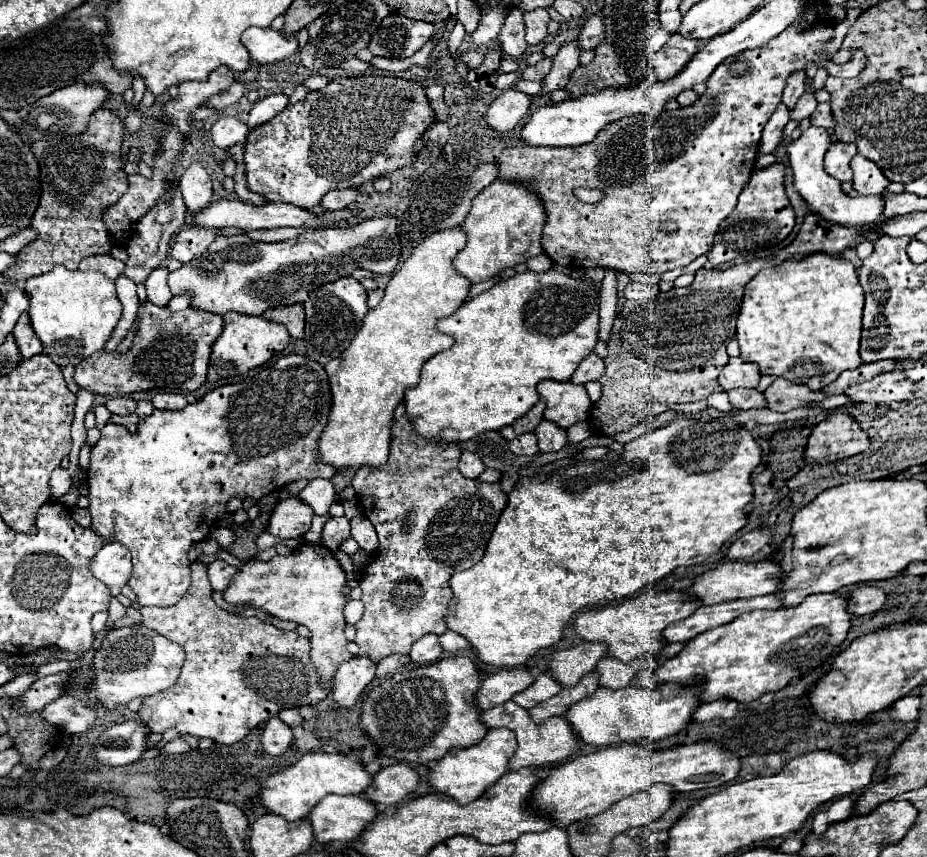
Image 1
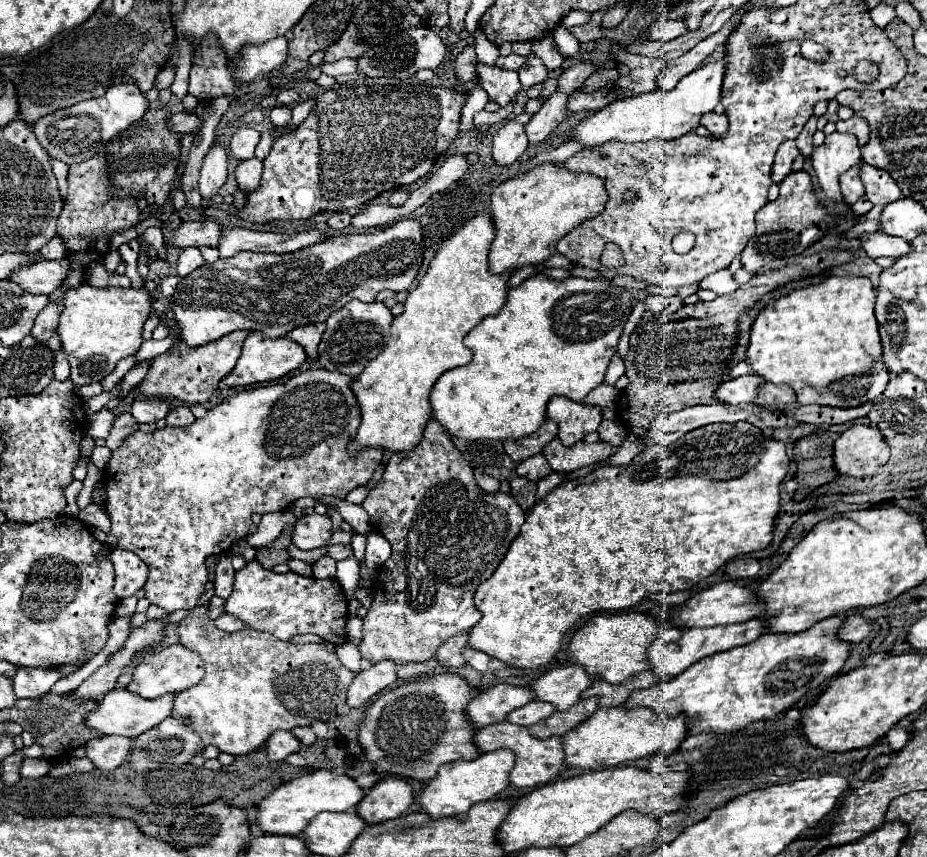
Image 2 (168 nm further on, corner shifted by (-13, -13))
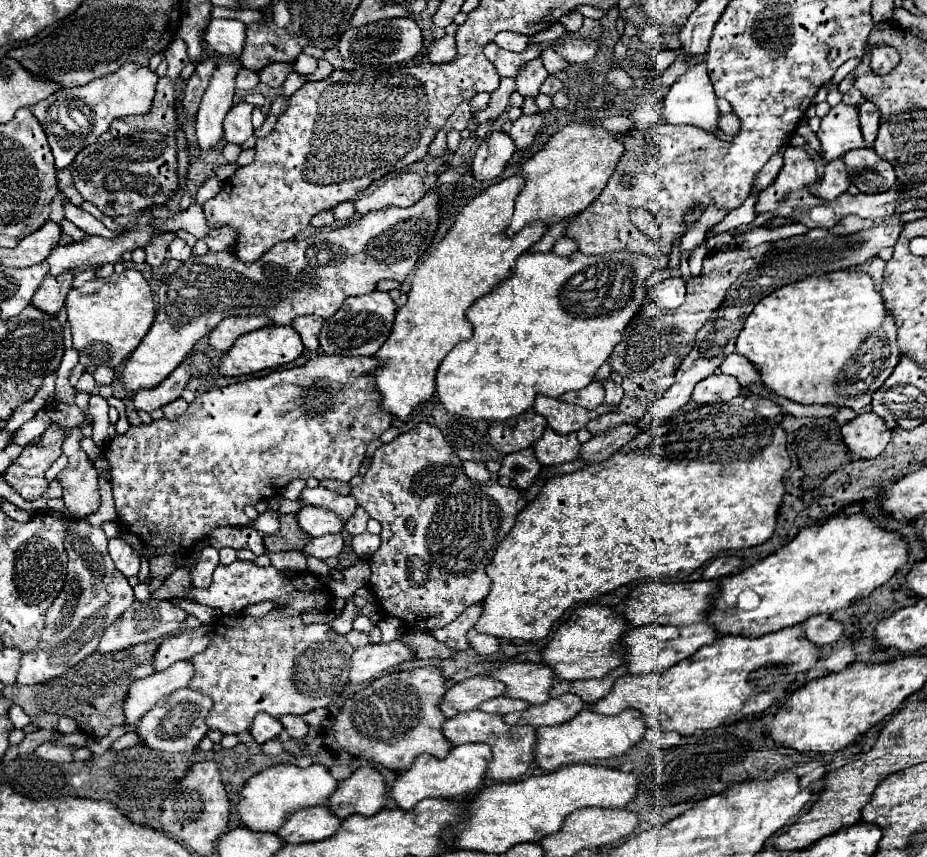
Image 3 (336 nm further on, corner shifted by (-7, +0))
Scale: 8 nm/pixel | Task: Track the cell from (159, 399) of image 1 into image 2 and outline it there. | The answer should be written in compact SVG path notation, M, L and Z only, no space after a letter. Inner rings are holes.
M174 407L168 415L166 415L166 423L172 425L172 427L186 427L186 425L192 425L196 421L196 417L192 415L190 407Z

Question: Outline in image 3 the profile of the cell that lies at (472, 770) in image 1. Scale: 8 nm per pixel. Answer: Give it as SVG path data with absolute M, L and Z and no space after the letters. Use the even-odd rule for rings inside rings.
M488 744L454 746L452 752L442 760L422 754L420 760L416 760L410 770L398 776L398 780L392 786L392 796L400 808L412 810L424 798L456 798L470 794L484 782L490 760L492 760L492 750L488 748Z

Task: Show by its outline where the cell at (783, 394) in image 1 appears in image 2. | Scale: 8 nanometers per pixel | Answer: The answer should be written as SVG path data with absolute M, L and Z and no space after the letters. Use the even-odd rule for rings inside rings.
M764 381L758 389L754 403L762 407L774 407L774 405L788 405L796 401L794 401L794 391L788 385L774 385L774 383Z

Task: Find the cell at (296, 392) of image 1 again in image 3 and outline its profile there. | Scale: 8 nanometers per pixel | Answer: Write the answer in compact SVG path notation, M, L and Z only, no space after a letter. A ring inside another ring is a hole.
M320 354L312 360L308 360L302 366L294 366L294 368L284 368L284 370L276 370L268 376L262 378L250 378L244 382L236 382L230 386L222 386L222 388L212 388L208 392L204 392L202 396L198 396L186 410L184 416L180 416L178 420L168 420L168 418L160 418L160 420L152 420L150 424L140 424L140 426L130 426L126 434L116 434L106 450L104 456L108 460L110 466L110 484L114 490L114 502L116 502L116 512L118 512L118 524L124 526L126 530L130 530L132 534L136 534L144 546L154 548L158 556L150 558L150 580L166 580L174 570L178 570L176 560L178 556L186 550L190 552L194 548L196 542L204 540L210 536L212 530L220 528L220 526L250 526L250 518L244 514L244 508L248 504L256 504L258 500L270 500L274 494L280 494L280 490L292 482L294 478L316 478L316 480L326 480L326 478L334 478L340 482L350 482L354 476L358 476L360 464L366 456L366 448L372 440L380 438L390 426L392 426L392 416L388 420L388 414L380 410L380 392L376 390L374 384L374 368L376 368L376 360L372 356L360 356L360 358L348 358L348 356L328 356L328 354Z

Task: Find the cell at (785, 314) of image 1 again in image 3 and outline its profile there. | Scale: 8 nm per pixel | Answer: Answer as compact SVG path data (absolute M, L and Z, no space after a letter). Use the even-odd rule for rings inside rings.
M840 270L820 278L804 278L762 298L744 322L736 340L736 352L760 368L764 386L778 396L800 404L848 406L856 412L870 404L872 394L884 384L900 358L894 320L882 306L882 298L878 290L874 290L872 278L858 270Z

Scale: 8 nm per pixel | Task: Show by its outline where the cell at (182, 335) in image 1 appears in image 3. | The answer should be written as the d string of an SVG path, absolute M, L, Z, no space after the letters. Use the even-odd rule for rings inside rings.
M230 316L230 318L224 318L210 332L208 346L210 346L210 350L224 354L232 348L234 340L240 334L246 334L246 332L252 332L252 330L258 330L264 326L268 326L268 320L264 316Z

